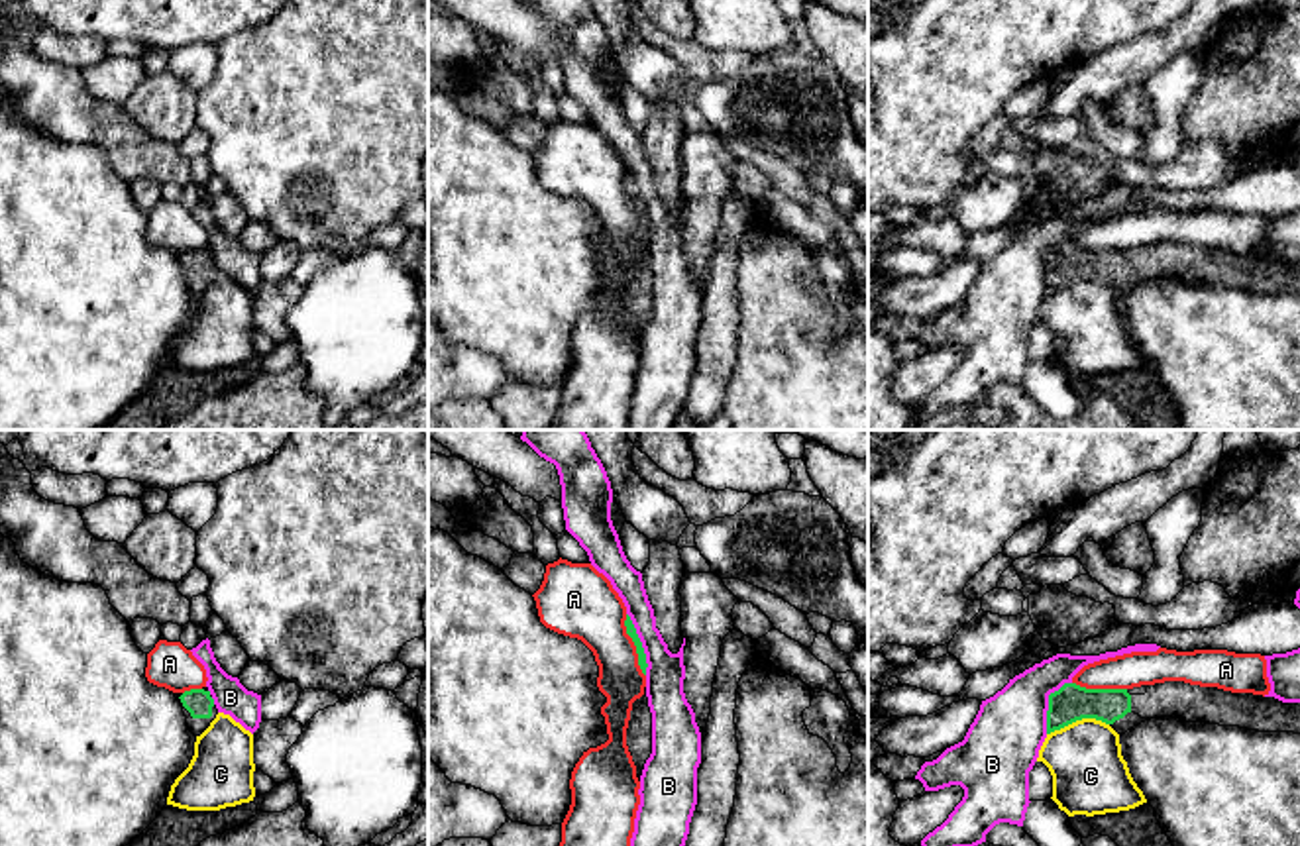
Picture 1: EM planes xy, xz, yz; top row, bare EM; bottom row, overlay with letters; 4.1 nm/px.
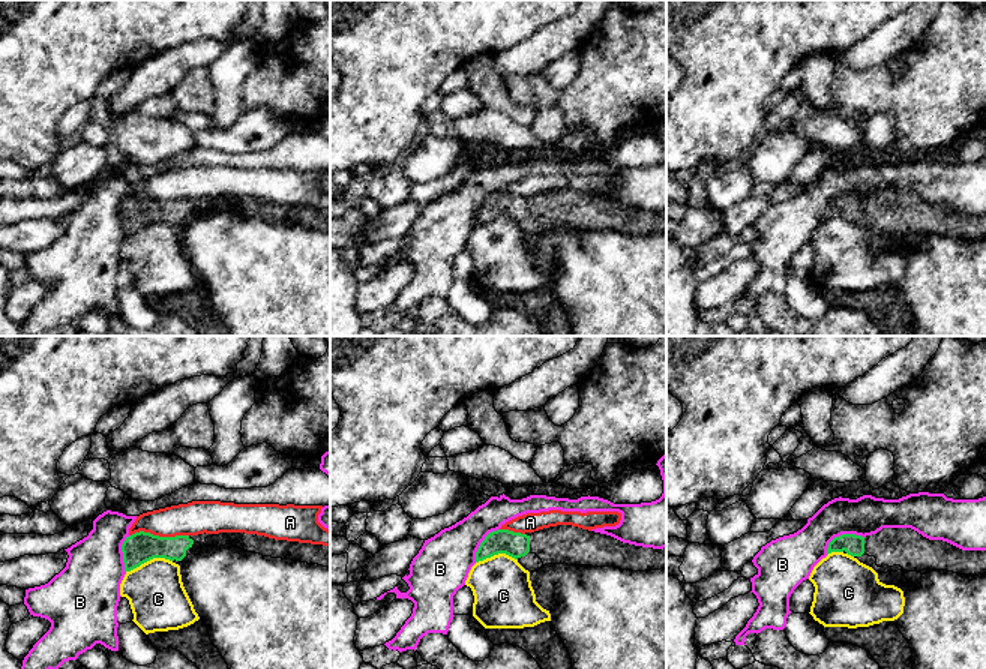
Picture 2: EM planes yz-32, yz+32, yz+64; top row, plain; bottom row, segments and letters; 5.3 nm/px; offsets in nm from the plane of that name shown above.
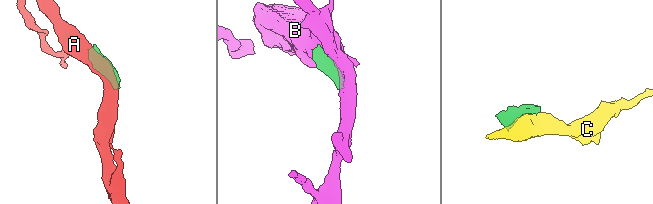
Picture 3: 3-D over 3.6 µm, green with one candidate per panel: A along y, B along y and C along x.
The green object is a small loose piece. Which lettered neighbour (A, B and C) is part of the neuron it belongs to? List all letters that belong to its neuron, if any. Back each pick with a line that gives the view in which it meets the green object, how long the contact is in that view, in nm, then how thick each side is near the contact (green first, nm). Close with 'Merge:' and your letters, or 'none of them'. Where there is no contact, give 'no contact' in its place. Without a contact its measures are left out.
Merge: none of them

